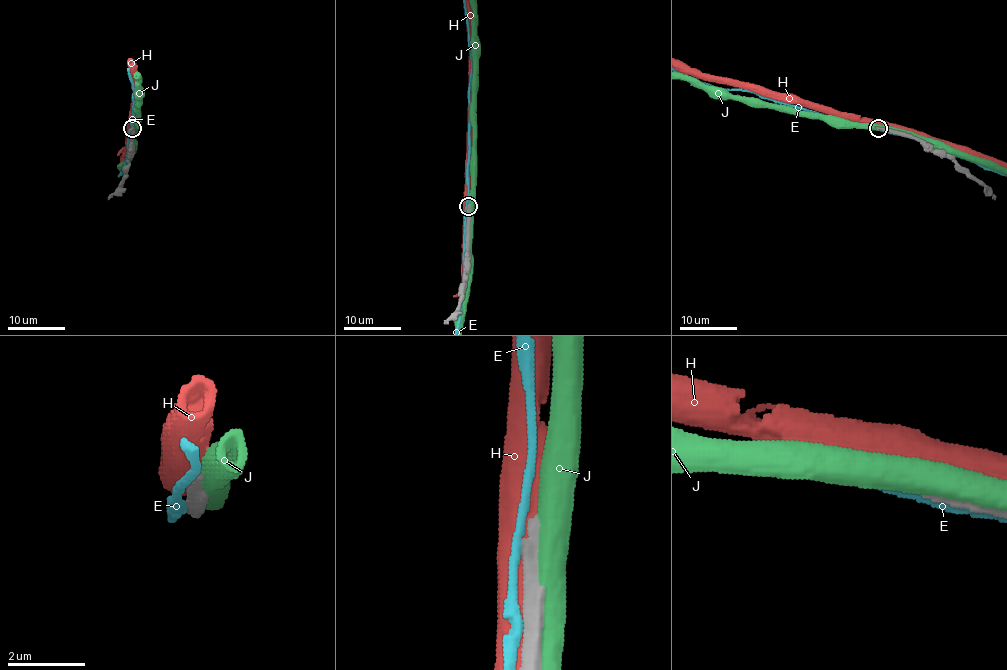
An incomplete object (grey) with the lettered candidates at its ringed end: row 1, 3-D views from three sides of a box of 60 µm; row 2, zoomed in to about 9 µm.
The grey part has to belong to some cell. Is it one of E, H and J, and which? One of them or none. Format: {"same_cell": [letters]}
{"same_cell": []}

